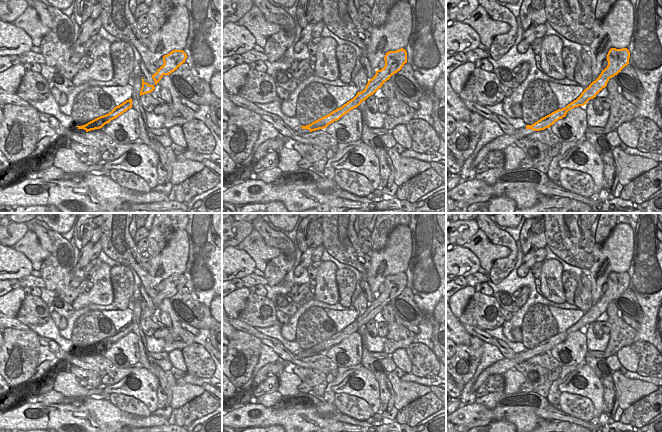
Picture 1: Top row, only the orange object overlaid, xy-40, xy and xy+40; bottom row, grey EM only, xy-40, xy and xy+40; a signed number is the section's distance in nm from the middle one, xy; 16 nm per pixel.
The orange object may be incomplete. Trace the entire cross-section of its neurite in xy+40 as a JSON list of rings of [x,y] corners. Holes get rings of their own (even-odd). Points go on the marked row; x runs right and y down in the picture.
[[[611,48],[607,54],[607,67],[602,70],[599,77],[593,81],[581,95],[568,104],[565,108],[558,109],[551,114],[541,118],[532,125],[526,125],[525,127],[515,129],[511,135],[504,134],[493,139],[489,142],[490,151],[504,150],[509,145],[515,145],[515,142],[522,139],[536,131],[550,128],[556,121],[566,116],[567,112],[575,107],[584,106],[590,99],[596,97],[596,95],[607,86],[610,78],[617,75],[621,70],[629,64],[630,52],[627,48],[616,49]]]

